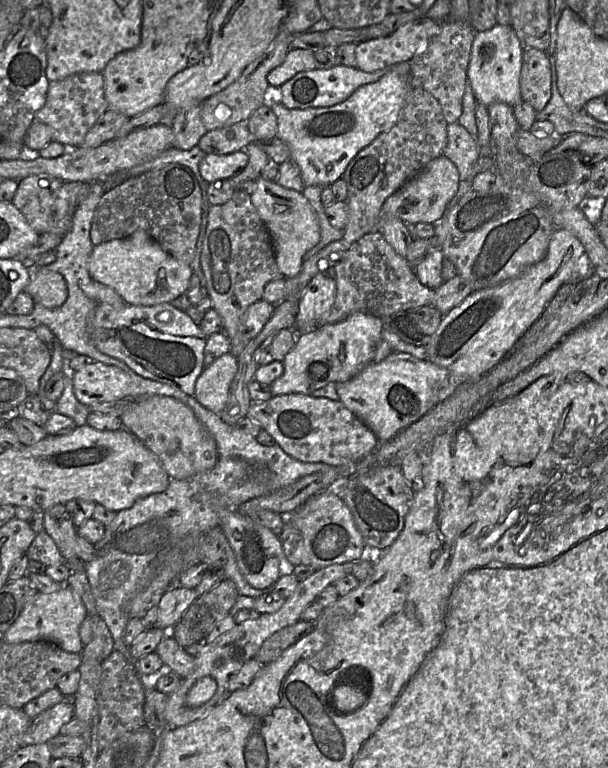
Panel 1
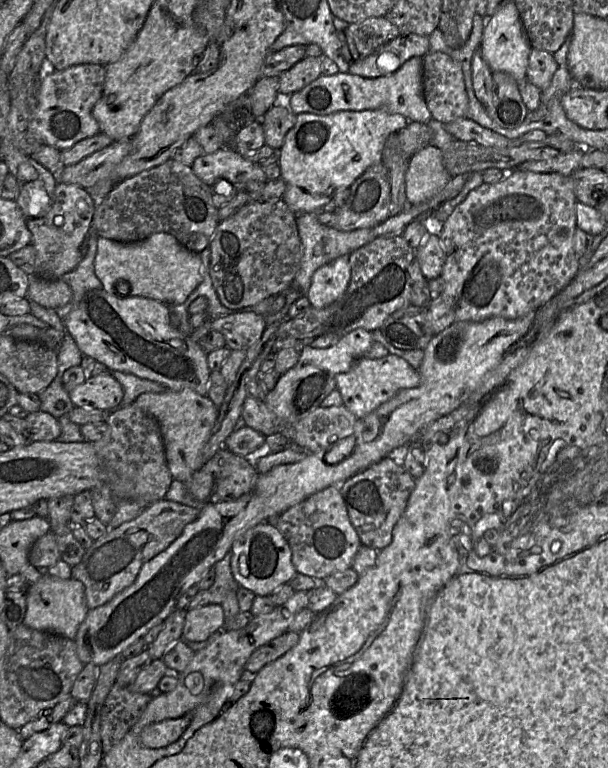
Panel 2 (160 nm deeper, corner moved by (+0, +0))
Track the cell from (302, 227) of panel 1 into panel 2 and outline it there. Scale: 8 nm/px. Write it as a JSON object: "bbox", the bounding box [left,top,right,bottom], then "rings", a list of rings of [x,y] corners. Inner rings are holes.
{"bbox":[191,147,268,186],"rings":[[[230,147],[195,159],[191,165],[193,173],[206,185],[213,186],[217,180],[227,180],[231,184],[245,184],[249,180],[265,183],[268,181],[263,169]]]}

